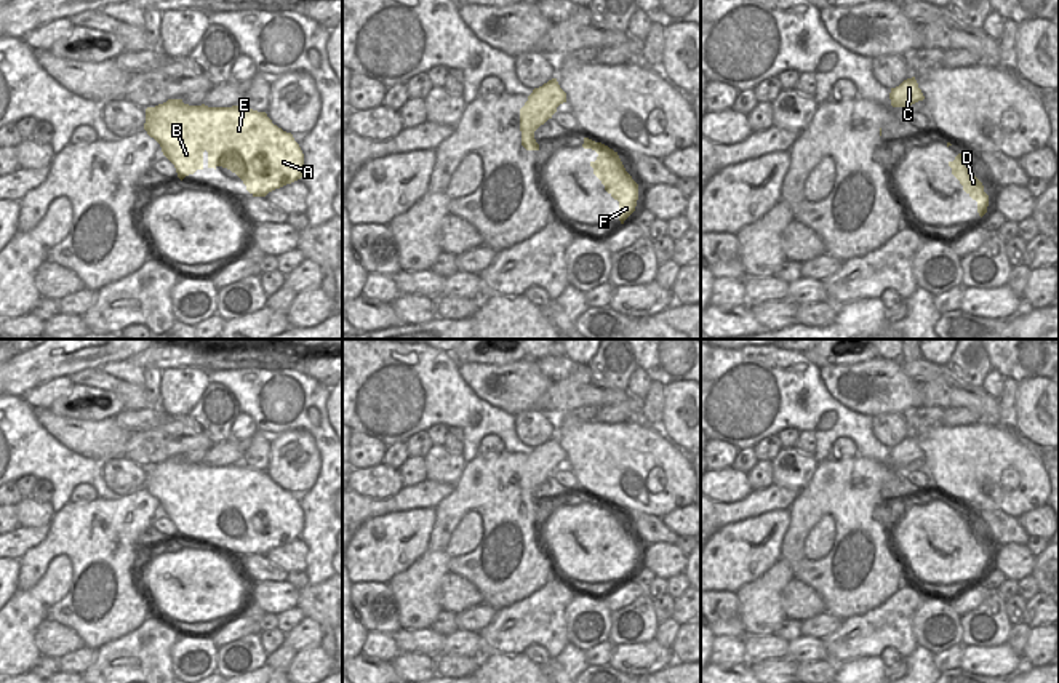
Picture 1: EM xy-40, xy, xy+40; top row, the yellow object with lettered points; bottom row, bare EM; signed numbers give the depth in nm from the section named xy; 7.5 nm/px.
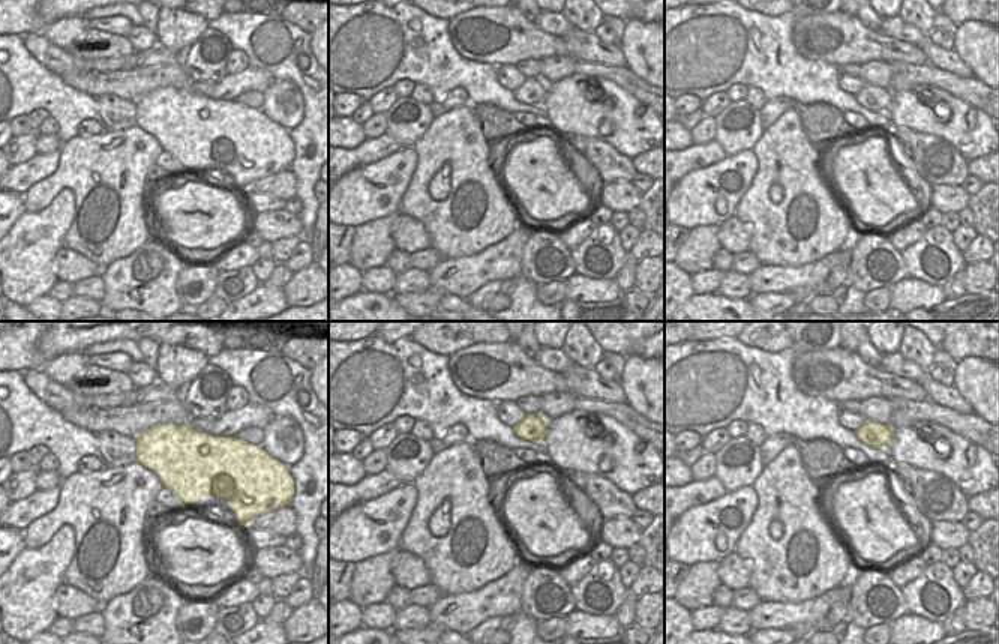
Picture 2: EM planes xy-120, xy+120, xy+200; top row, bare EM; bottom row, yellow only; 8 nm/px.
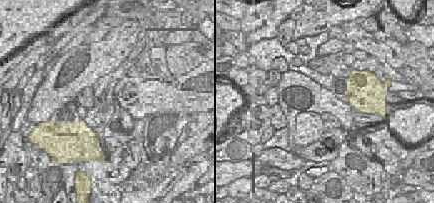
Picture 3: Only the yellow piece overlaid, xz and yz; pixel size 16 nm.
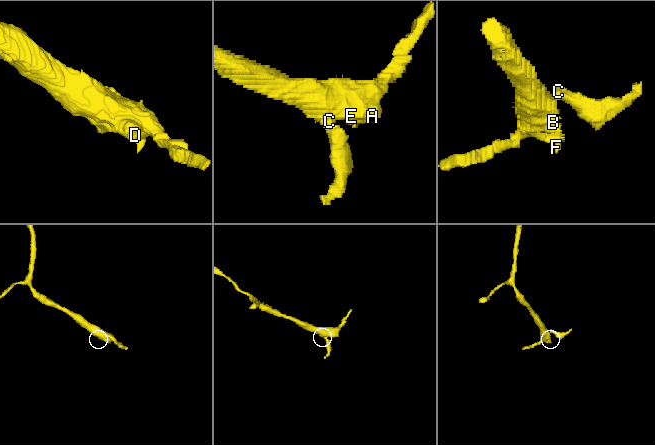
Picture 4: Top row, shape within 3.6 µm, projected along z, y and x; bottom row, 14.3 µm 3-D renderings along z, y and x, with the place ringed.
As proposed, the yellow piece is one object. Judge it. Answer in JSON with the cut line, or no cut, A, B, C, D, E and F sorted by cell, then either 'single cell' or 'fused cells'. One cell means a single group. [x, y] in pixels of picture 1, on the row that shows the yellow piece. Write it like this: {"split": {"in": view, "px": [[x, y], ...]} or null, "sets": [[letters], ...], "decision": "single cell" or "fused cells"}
{"split": {"in": "xy", "px": [[522, 107], [531, 114], [533, 131]]}, "sets": [["A", "B", "D", "E", "F"], ["C"]], "decision": "fused cells"}

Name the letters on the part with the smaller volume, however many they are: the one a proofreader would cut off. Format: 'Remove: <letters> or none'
Remove: C

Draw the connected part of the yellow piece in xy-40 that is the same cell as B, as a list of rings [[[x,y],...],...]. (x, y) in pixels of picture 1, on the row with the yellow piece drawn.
[[[178,99],[146,109],[144,130],[154,138],[163,155],[174,165],[178,178],[203,170],[203,152],[208,152],[208,168],[227,168],[235,173],[253,197],[269,192],[302,178],[304,154],[291,133],[283,131],[266,112],[243,104],[232,107],[189,106]]]

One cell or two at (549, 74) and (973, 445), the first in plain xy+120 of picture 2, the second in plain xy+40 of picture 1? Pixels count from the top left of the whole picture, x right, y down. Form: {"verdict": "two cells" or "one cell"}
{"verdict": "two cells"}

